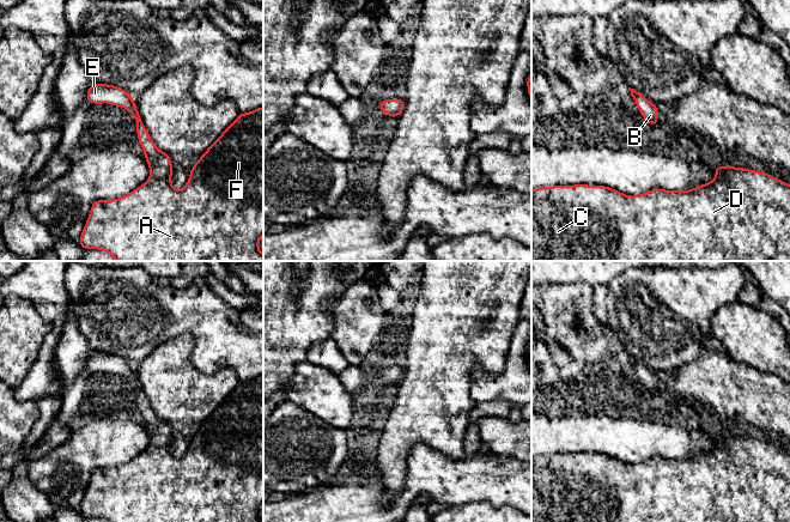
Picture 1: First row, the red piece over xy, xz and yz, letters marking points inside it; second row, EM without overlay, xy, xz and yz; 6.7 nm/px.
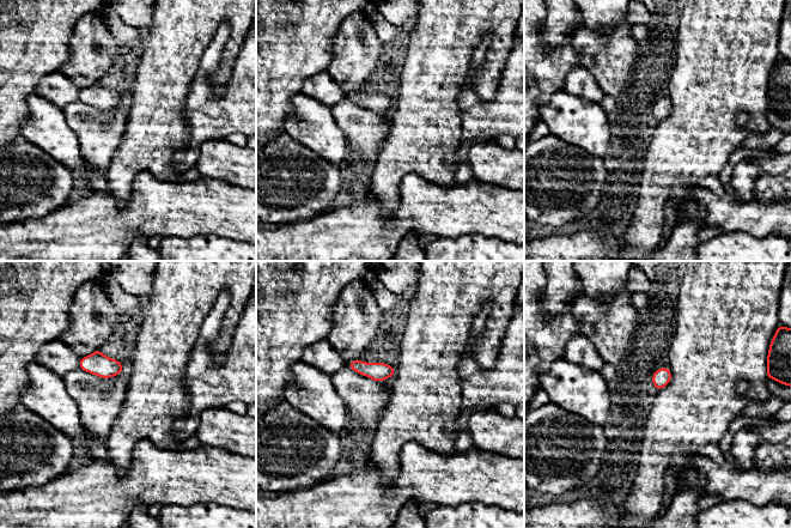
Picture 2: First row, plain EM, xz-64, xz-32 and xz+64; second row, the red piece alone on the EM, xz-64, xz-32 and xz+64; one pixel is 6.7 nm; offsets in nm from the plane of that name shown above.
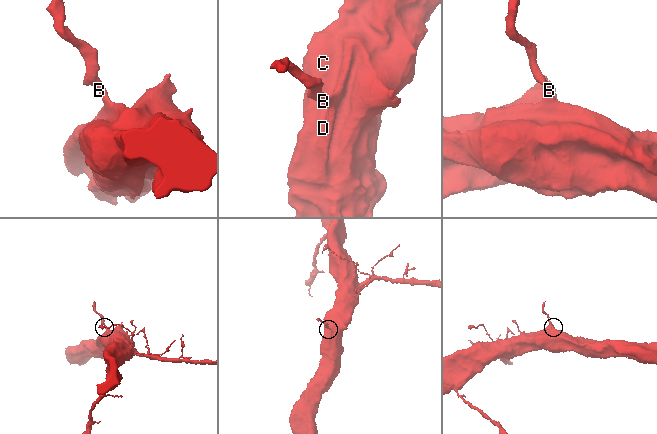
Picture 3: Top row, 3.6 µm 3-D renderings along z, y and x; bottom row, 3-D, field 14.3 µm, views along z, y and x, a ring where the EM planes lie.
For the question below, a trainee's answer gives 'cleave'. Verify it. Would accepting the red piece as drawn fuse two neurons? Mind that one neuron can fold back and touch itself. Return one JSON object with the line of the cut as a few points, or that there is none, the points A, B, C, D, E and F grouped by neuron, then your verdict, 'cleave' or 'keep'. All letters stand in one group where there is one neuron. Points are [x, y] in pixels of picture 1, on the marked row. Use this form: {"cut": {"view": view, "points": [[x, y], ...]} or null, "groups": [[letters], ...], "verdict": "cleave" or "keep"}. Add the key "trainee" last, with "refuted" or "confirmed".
{"cut": null, "groups": [["A", "B", "C", "D", "E", "F"]], "verdict": "keep", "trainee": "refuted"}

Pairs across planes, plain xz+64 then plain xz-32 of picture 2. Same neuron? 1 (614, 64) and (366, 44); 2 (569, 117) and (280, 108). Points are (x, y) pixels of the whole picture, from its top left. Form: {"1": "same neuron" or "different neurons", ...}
{"1": "same neuron", "2": "different neurons"}

